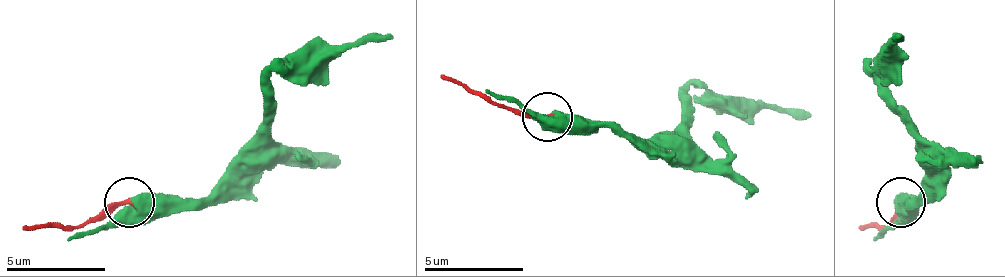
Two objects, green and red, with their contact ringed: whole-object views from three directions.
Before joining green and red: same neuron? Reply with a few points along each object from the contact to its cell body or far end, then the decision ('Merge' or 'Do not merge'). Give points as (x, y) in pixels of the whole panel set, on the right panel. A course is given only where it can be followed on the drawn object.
Course of green: (899, 201), (909, 201), (924, 181), (919, 137), (889, 97), (885, 72), (889, 47), (899, 37). Course of red: (899, 201), (889, 226), (860, 231). Merge

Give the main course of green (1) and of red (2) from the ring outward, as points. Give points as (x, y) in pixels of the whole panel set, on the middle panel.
1: (549, 115), (618, 125), (638, 140), (668, 135), (683, 105), (693, 101), (732, 101), (812, 115)
2: (549, 115), (529, 115), (494, 105), (439, 76)

